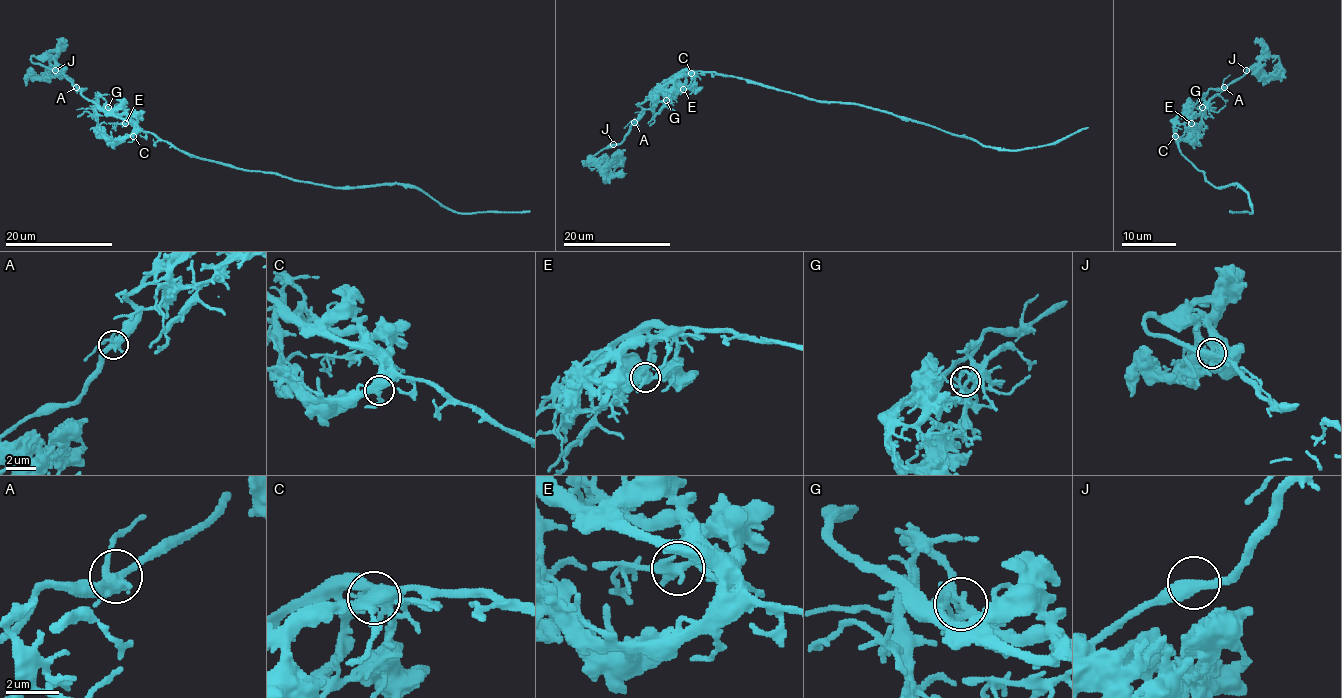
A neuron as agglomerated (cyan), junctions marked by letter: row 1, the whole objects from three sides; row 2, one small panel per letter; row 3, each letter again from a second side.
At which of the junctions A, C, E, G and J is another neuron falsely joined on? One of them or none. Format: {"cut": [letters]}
{"cut": []}

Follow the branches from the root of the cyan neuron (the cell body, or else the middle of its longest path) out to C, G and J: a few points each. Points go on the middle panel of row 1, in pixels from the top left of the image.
C: (776, 90), (730, 75), (691, 73)
G: (776, 90), (730, 75), (699, 73), (690, 74), (686, 82), (666, 100)
J: (776, 90), (730, 75), (676, 73), (640, 104), (643, 114), (621, 141), (613, 144)

